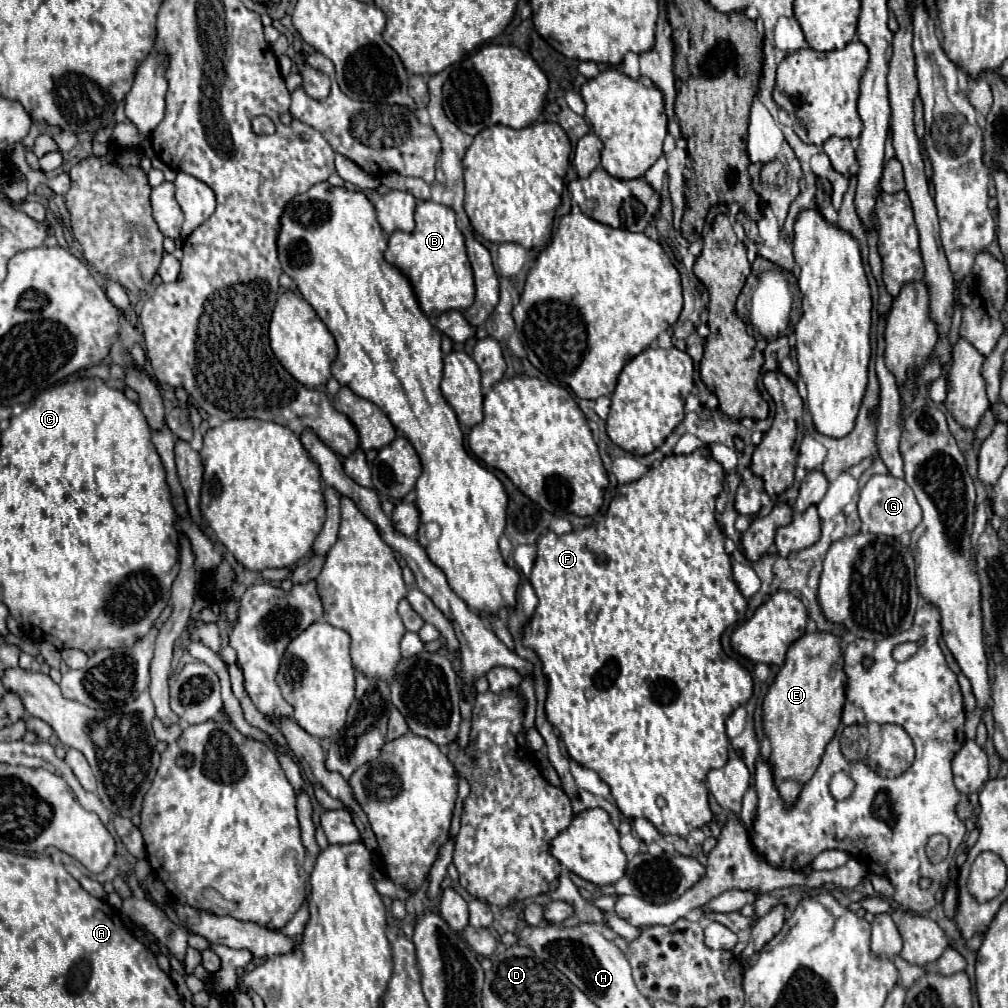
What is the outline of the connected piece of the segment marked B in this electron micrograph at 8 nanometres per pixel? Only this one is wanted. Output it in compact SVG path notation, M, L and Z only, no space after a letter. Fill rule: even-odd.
M421 200L415 208L415 230L395 230L389 236L385 260L395 264L413 284L421 310L435 324L447 310L465 310L475 300L471 264L465 252L465 238L455 224L455 212L433 200Z

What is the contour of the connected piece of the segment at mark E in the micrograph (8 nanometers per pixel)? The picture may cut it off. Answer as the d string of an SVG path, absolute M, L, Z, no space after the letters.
M829 632L803 634L789 648L785 664L763 700L763 732L771 742L769 766L779 796L793 806L801 788L815 774L825 746L833 738L846 700L847 678L839 638Z

